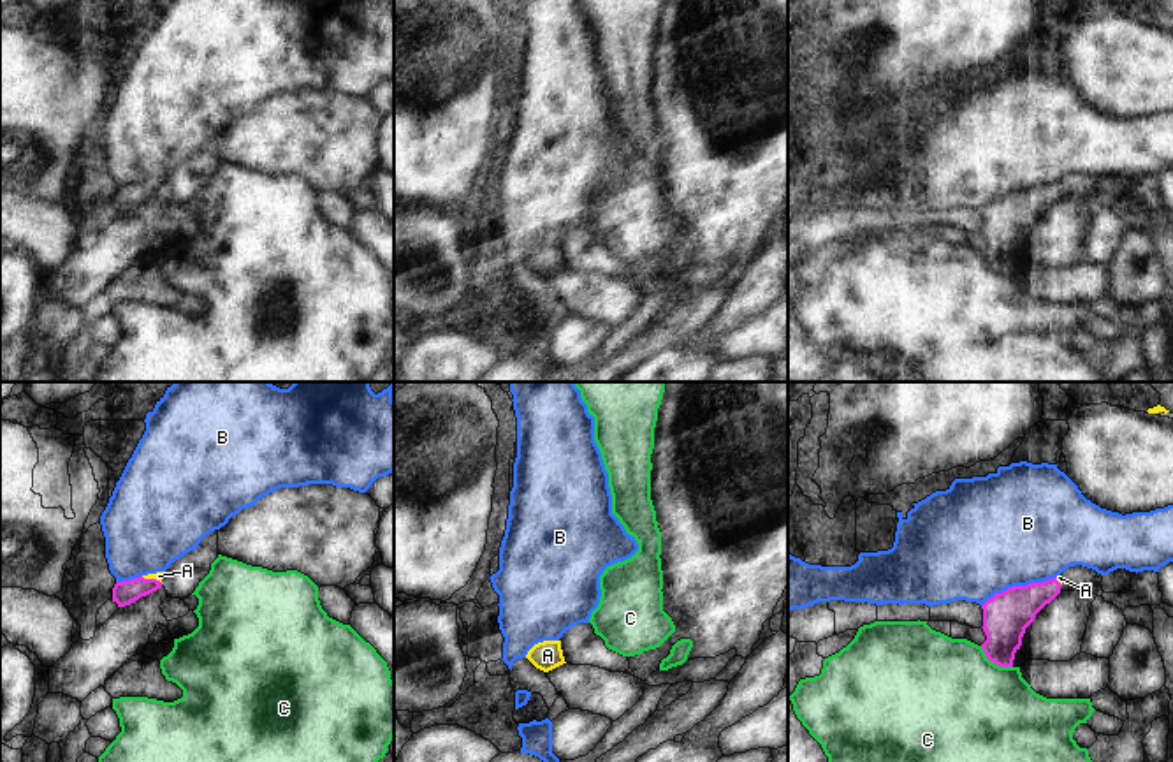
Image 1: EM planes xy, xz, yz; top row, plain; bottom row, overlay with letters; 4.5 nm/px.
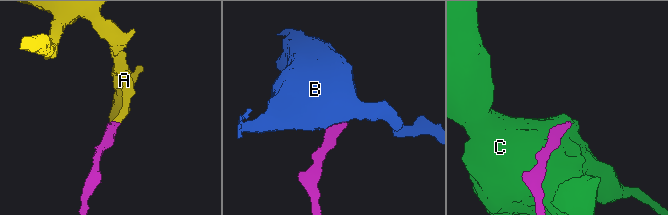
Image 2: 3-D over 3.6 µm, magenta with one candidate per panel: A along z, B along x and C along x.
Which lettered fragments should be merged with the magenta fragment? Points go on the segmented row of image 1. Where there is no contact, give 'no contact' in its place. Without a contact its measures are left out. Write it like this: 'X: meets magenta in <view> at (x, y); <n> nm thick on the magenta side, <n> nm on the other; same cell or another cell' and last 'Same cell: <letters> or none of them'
A: meets magenta in xy at (152, 579); 110 nm thick on the magenta side, 50 nm on the other; same cell
B: meets magenta in yz at (1019, 586); 220 nm thick on the magenta side, 500 nm on the other; another cell
C: meets magenta in yz at (994, 662); 220 nm thick on the magenta side, 500 nm on the other; another cell
Same cell: A

